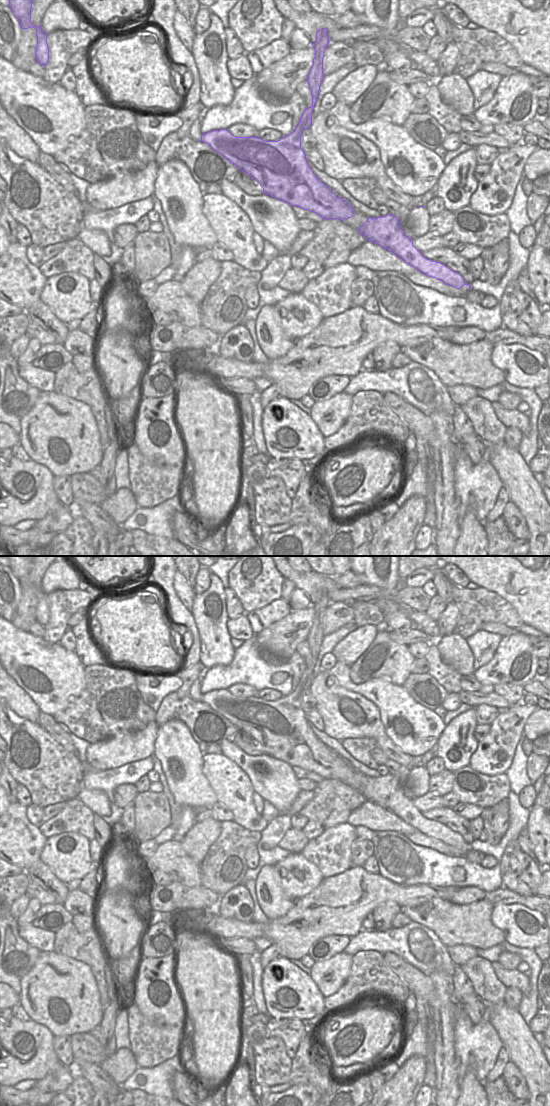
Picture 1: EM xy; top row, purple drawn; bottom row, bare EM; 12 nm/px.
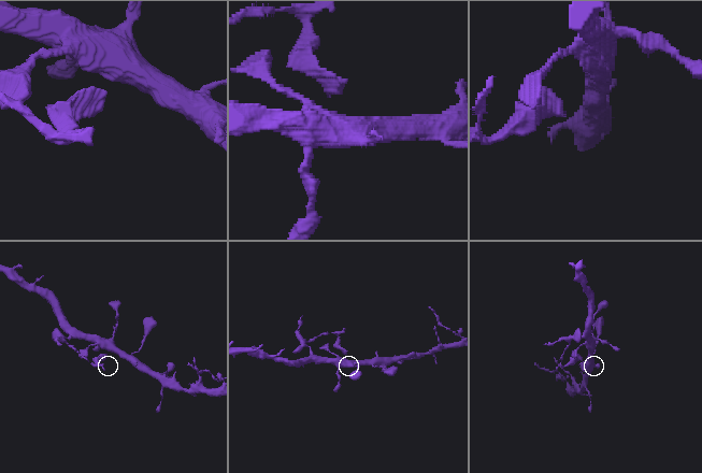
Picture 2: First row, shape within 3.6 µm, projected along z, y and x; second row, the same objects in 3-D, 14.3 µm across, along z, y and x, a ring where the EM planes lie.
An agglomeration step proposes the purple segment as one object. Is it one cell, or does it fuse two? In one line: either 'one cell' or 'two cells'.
one cell

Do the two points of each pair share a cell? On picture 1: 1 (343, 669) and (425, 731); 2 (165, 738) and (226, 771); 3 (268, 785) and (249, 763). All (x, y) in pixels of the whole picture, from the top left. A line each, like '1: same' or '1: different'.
1: same
2: different
3: same

